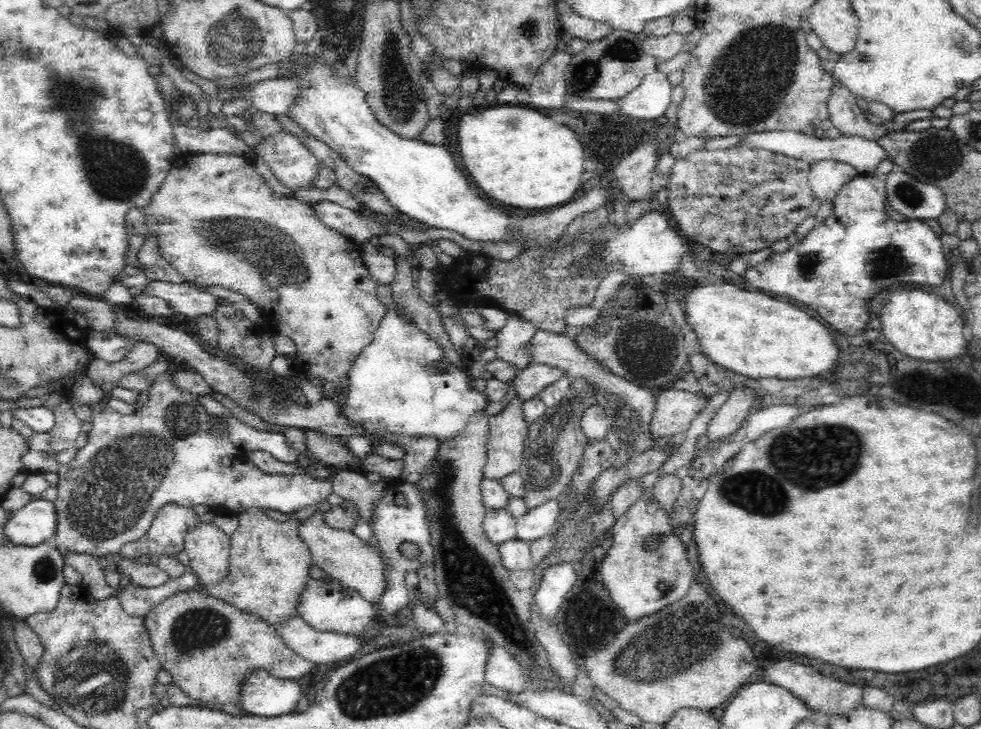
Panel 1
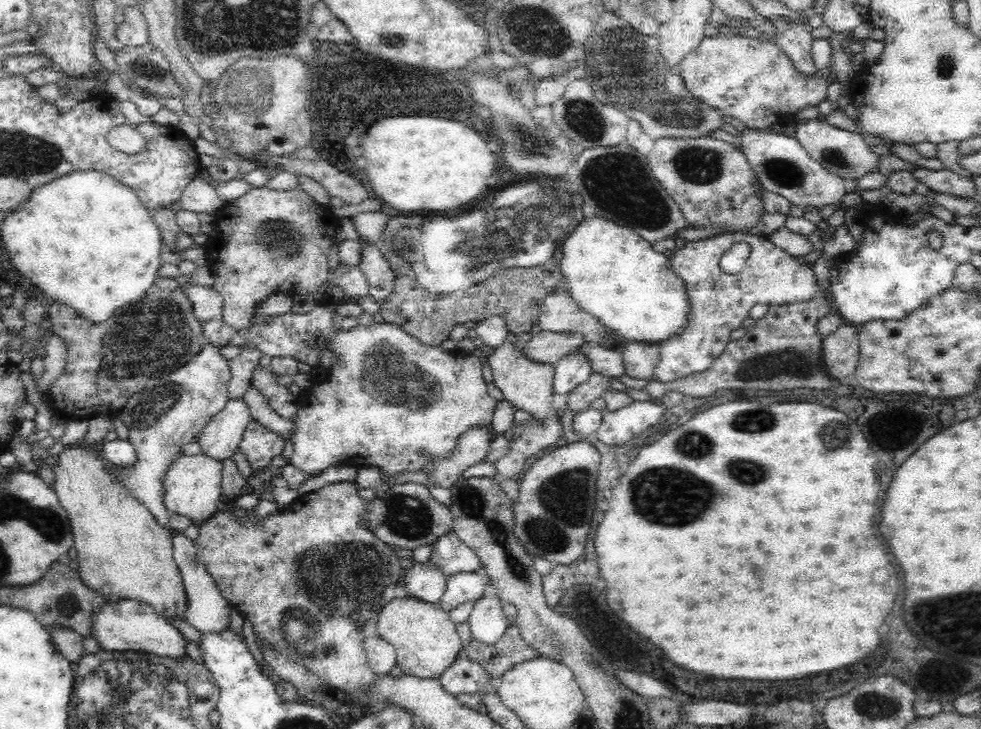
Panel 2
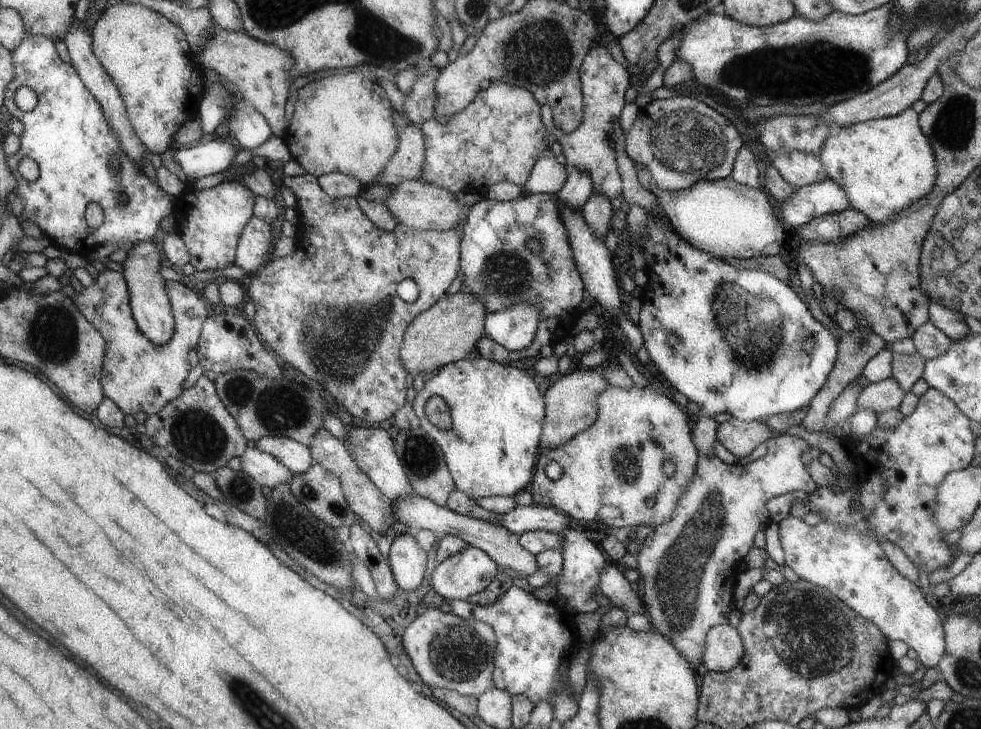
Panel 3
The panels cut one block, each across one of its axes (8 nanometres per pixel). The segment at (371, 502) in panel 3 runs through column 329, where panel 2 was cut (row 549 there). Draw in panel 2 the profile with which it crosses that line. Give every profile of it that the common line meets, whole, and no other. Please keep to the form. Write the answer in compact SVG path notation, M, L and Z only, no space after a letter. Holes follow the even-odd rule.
M454 530L444 533L435 540L430 561L438 564L440 571L447 575L483 571L482 561L478 555L460 540Z

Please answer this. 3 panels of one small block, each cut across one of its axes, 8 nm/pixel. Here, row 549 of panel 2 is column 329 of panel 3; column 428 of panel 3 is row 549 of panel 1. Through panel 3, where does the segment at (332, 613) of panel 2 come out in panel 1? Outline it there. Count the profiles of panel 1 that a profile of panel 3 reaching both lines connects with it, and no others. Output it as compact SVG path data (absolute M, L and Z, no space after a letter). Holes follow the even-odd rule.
M252 507L252 512L250 509L241 512L238 517L240 524L230 536L231 557L229 558L228 576L216 584L200 587L211 596L234 605L244 613L252 613L269 624L276 624L276 622L283 622L286 618L296 617L296 602L299 602L300 592L304 590L304 584L309 578L308 566L313 563L306 543L299 536L300 522L290 520L290 522L280 524L276 520L270 520L265 512L262 512L262 509L258 509L258 507Z

